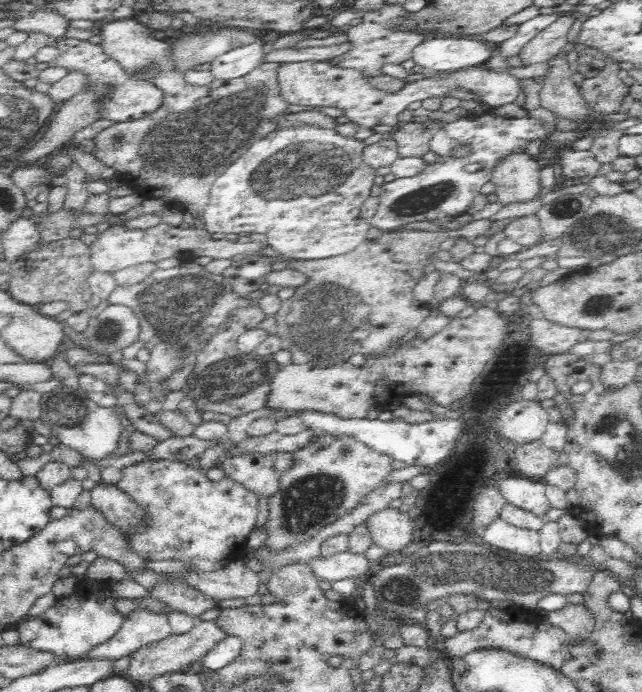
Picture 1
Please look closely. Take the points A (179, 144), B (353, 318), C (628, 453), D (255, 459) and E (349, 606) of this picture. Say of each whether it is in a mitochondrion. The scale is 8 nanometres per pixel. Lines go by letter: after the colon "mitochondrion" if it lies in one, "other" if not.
A: mitochondrion
B: mitochondrion
C: mitochondrion
D: other
E: other

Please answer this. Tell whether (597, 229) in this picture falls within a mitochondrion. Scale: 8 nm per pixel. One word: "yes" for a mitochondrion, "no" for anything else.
yes

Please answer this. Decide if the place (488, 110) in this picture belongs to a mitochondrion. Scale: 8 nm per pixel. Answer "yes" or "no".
no

